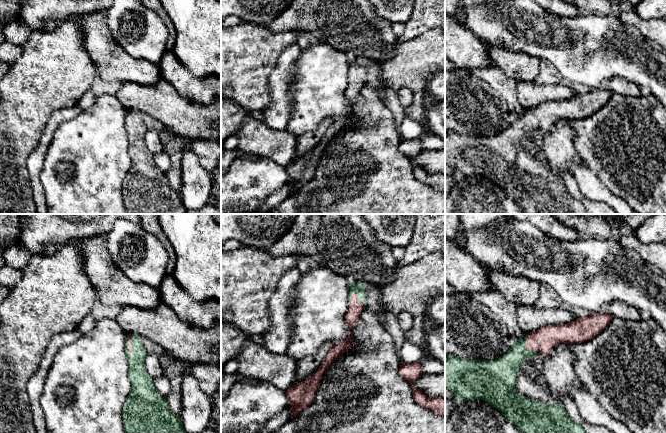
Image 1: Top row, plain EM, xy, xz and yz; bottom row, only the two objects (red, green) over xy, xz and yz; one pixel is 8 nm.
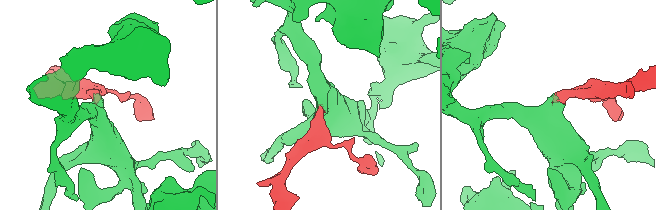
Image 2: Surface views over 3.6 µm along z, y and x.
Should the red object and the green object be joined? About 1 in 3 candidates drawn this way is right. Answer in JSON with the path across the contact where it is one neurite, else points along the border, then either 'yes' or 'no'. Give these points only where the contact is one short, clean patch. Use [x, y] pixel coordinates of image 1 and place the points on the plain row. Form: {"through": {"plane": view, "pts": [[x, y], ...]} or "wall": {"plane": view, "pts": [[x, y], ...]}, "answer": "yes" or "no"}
{"through": {"plane": "xy", "pts": [[130, 117], [132, 118], [136, 130], [137, 148]]}, "answer": "yes"}

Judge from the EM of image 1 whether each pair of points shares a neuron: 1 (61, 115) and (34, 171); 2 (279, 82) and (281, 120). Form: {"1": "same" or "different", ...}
{"1": "same", "2": "same"}

